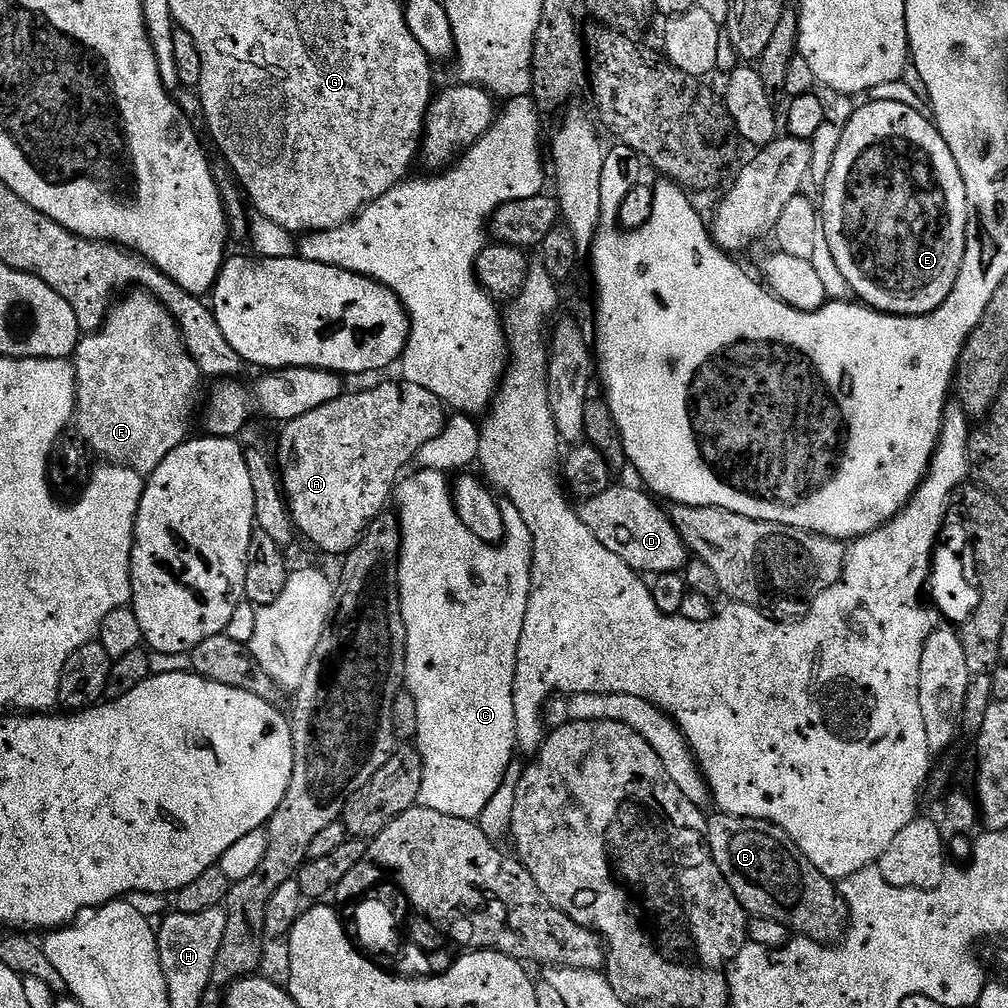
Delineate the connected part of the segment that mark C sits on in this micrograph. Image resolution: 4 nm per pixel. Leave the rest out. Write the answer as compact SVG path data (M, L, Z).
M420 468L413 476L405 475L394 489L394 508L398 513L400 524L400 554L396 565L396 587L400 589L400 613L406 626L406 658L404 659L404 680L406 691L414 698L417 706L418 724L414 739L415 747L420 749L422 758L422 790L418 801L419 807L438 810L438 814L450 814L454 818L479 821L482 810L486 810L486 802L494 798L498 786L502 786L502 778L510 766L517 751L516 719L514 718L514 674L518 662L518 642L522 638L522 626L526 622L526 606L530 598L532 585L532 535L522 522L522 514L518 514L514 502L504 498L499 501L504 523L504 539L499 544L483 544L462 522L456 513L451 491L444 488L445 473Z

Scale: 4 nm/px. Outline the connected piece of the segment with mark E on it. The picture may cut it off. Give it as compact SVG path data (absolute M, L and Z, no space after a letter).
M900 102L861 103L856 113L850 118L850 126L846 126L842 134L838 154L834 154L834 166L830 166L830 178L826 178L822 203L824 203L824 208L822 204L822 227L826 230L826 242L830 242L830 254L834 254L834 262L838 262L838 270L842 270L842 278L846 278L853 293L867 307L893 316L924 316L927 312L933 312L935 308L942 306L942 302L946 302L946 298L954 290L954 282L960 273L962 258L966 250L968 199L966 198L966 182L962 182L958 162L954 162L954 154L950 154L950 146L946 146L942 134L931 119L922 118L917 111Z

